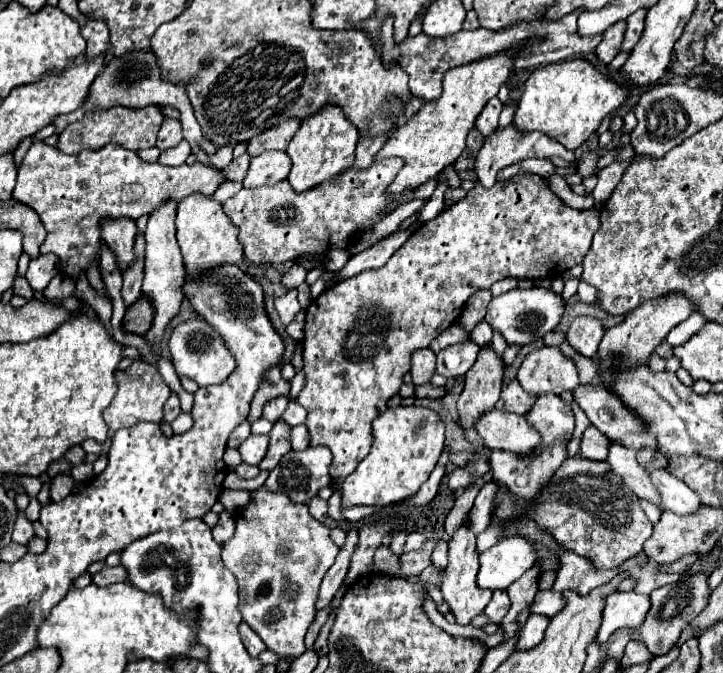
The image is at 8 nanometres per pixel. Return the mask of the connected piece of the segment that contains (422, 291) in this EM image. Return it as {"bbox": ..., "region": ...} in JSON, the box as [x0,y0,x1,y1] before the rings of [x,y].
{"bbox":[297,174,599,480],"region":[[[515,174],[507,180],[497,180],[493,184],[493,188],[481,188],[479,180],[475,182],[475,186],[467,192],[465,198],[461,198],[459,202],[455,202],[451,208],[443,210],[439,216],[435,216],[433,220],[421,224],[411,236],[409,240],[391,256],[391,260],[377,270],[365,270],[349,280],[339,280],[339,284],[327,288],[323,294],[319,294],[307,308],[307,318],[305,318],[305,336],[303,336],[303,370],[307,374],[307,384],[301,390],[301,394],[297,396],[297,402],[307,408],[309,416],[307,416],[307,428],[311,434],[311,444],[321,444],[327,446],[333,452],[333,464],[331,464],[331,480],[345,480],[359,464],[361,458],[365,458],[369,454],[369,448],[373,446],[373,418],[377,414],[381,414],[387,408],[387,400],[391,396],[395,396],[399,392],[399,386],[403,384],[403,376],[409,372],[409,360],[411,360],[411,352],[425,348],[433,338],[437,338],[445,328],[449,328],[459,314],[463,312],[463,306],[467,302],[467,298],[471,294],[475,294],[481,288],[491,288],[493,282],[503,280],[503,278],[529,278],[529,270],[531,270],[531,278],[539,280],[539,278],[557,278],[563,272],[567,272],[569,268],[573,268],[575,264],[581,264],[587,250],[591,248],[591,238],[599,228],[599,212],[595,208],[591,210],[575,210],[565,206],[549,188],[547,180],[539,174]]]}

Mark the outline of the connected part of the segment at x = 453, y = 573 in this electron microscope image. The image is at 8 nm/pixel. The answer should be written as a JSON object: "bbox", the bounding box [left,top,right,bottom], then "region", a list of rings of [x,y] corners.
{"bbox":[441,518,491,624],"region":[[[467,518],[449,538],[449,564],[447,564],[447,576],[441,584],[441,592],[445,602],[451,606],[457,624],[469,624],[469,620],[477,614],[481,614],[491,600],[491,594],[487,588],[477,588],[477,568],[479,568],[479,552],[477,552],[477,534],[471,532],[471,520]]]}

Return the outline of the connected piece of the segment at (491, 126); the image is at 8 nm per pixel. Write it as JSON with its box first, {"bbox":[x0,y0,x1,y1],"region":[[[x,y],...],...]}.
{"bbox":[475,96,503,136],"region":[[[495,96],[495,98],[491,98],[491,100],[487,102],[487,106],[483,108],[483,112],[477,116],[477,124],[475,124],[475,126],[479,128],[479,132],[481,132],[483,136],[489,136],[491,132],[497,130],[497,120],[499,120],[501,108],[503,108],[503,104],[501,104],[501,100]]]}

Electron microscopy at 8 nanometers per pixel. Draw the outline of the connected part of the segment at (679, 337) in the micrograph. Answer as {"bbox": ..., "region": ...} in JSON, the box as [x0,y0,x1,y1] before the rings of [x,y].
{"bbox":[667,312,707,346],"region":[[[693,312],[687,320],[683,320],[681,324],[677,324],[677,326],[669,332],[667,342],[669,342],[671,346],[679,346],[679,344],[687,342],[693,334],[697,334],[699,328],[705,326],[705,322],[707,322],[707,318],[705,318],[701,312]]]}

